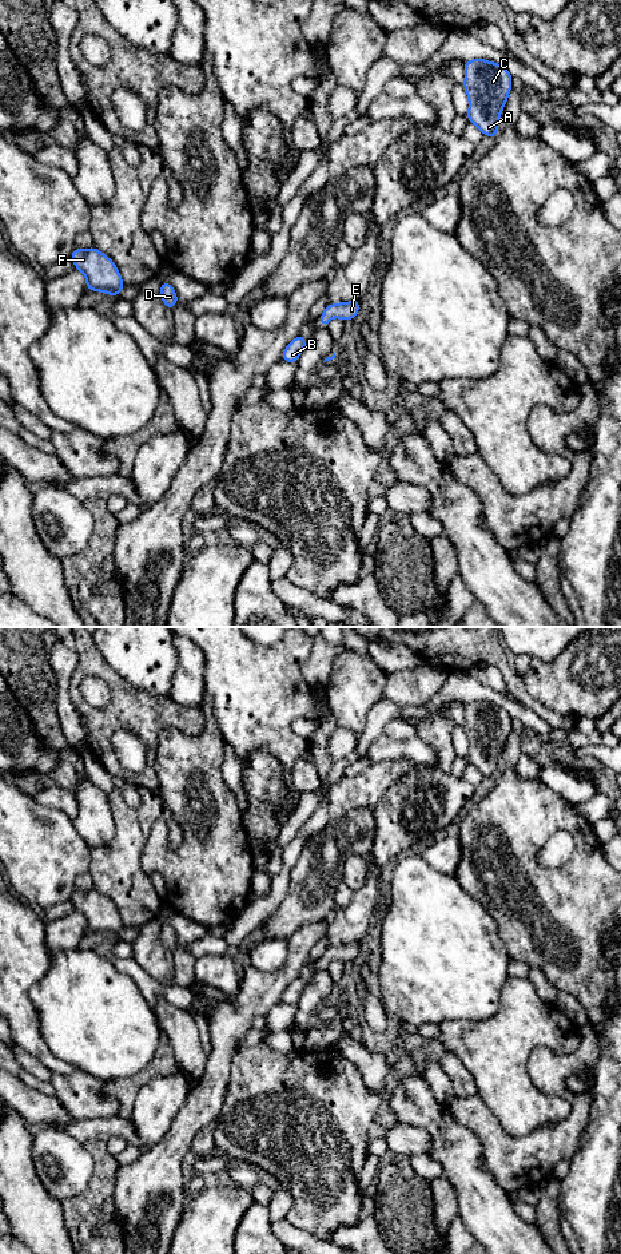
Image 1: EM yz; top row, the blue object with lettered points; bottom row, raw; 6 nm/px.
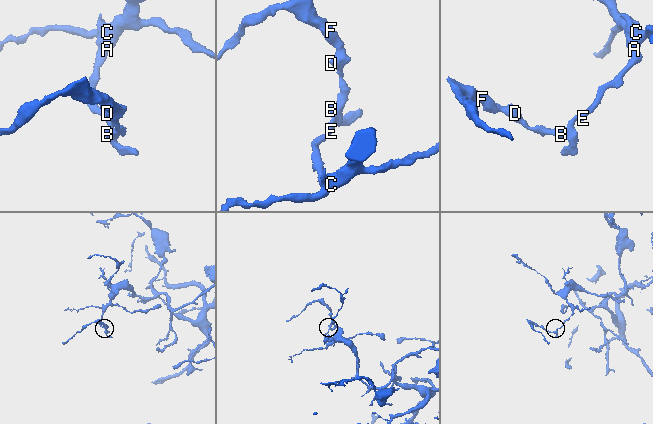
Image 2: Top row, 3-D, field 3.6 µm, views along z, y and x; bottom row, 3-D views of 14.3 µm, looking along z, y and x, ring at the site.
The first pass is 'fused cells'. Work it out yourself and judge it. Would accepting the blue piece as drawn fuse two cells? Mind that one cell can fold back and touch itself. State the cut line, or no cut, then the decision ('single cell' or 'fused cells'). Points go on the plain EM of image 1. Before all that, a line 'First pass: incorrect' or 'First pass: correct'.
First pass: incorrect
cut none; single cell

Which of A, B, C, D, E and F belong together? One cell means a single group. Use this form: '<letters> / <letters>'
A B C D E F

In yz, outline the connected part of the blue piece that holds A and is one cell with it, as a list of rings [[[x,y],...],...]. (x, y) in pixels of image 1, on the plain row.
[[[473,701],[463,707],[463,730],[469,738],[467,762],[493,782],[513,718],[503,707],[483,701]]]

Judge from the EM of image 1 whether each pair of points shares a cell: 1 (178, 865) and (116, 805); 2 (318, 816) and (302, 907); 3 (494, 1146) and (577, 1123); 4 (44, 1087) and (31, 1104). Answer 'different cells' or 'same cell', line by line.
1: different cells
2: different cells
3: same cell
4: different cells

